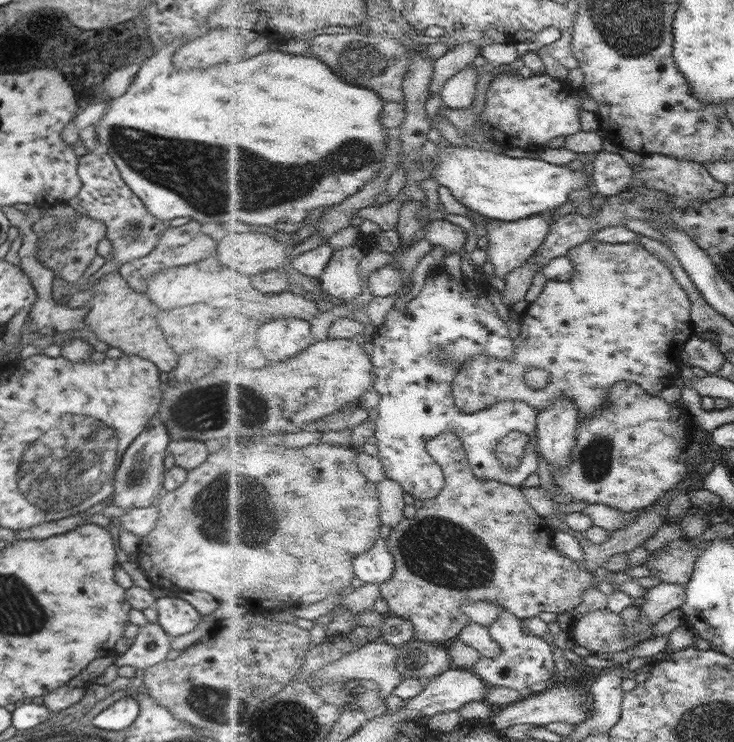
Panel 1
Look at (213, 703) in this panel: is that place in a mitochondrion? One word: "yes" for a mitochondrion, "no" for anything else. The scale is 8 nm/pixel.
yes

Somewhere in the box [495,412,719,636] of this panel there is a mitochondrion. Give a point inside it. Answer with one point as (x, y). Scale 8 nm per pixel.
(596, 457)

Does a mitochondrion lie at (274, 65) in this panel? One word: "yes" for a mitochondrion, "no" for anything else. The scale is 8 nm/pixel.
no

